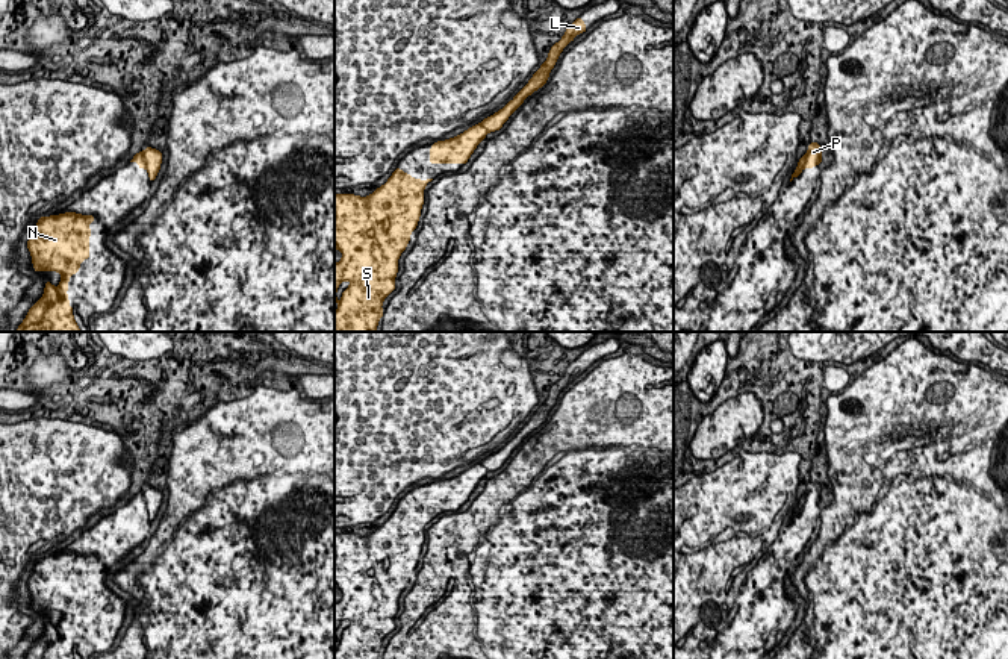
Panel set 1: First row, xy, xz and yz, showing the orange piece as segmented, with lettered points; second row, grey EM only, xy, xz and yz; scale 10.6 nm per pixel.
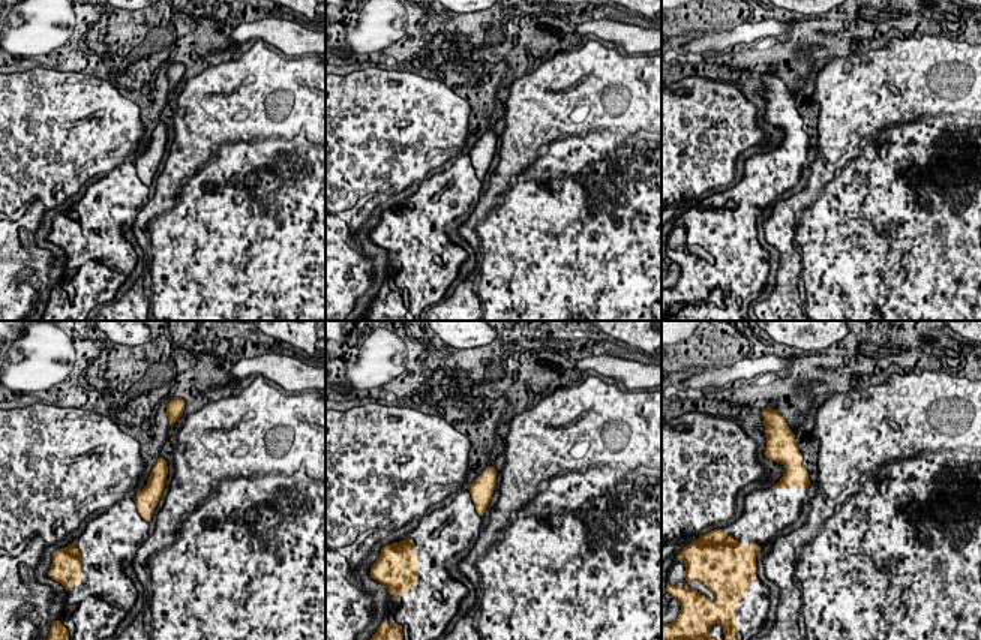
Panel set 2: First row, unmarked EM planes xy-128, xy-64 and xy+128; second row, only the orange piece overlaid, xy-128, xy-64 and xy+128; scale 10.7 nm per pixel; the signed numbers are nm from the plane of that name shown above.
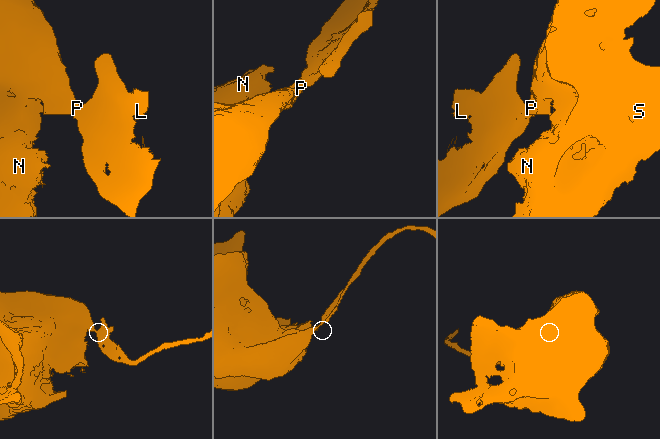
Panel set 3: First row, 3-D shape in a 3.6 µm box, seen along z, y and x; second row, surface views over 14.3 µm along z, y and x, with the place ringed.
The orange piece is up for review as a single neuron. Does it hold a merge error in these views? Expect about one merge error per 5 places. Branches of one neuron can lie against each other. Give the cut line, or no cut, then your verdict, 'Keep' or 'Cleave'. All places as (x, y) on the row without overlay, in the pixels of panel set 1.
Split along xy (143, 491), (146, 506). Cleave

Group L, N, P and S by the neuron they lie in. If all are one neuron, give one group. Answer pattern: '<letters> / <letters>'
L / N P S

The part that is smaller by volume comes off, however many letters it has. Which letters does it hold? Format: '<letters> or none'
L

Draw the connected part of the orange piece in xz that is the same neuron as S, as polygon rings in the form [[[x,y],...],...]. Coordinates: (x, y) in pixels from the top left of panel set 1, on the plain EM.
[[[397,506],[389,520],[368,536],[334,533],[334,589],[342,591],[342,598],[334,603],[334,644],[339,624],[344,620],[351,621],[342,632],[334,659],[380,659],[383,656],[383,639],[395,629],[398,597],[418,565],[424,527],[431,520],[413,518]]]

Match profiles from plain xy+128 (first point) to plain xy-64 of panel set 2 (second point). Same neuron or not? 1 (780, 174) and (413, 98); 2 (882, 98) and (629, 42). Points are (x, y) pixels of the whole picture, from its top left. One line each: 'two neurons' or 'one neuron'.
1: two neurons
2: two neurons

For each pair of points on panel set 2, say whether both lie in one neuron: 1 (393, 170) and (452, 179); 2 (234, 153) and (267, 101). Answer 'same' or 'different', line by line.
1: different
2: same

